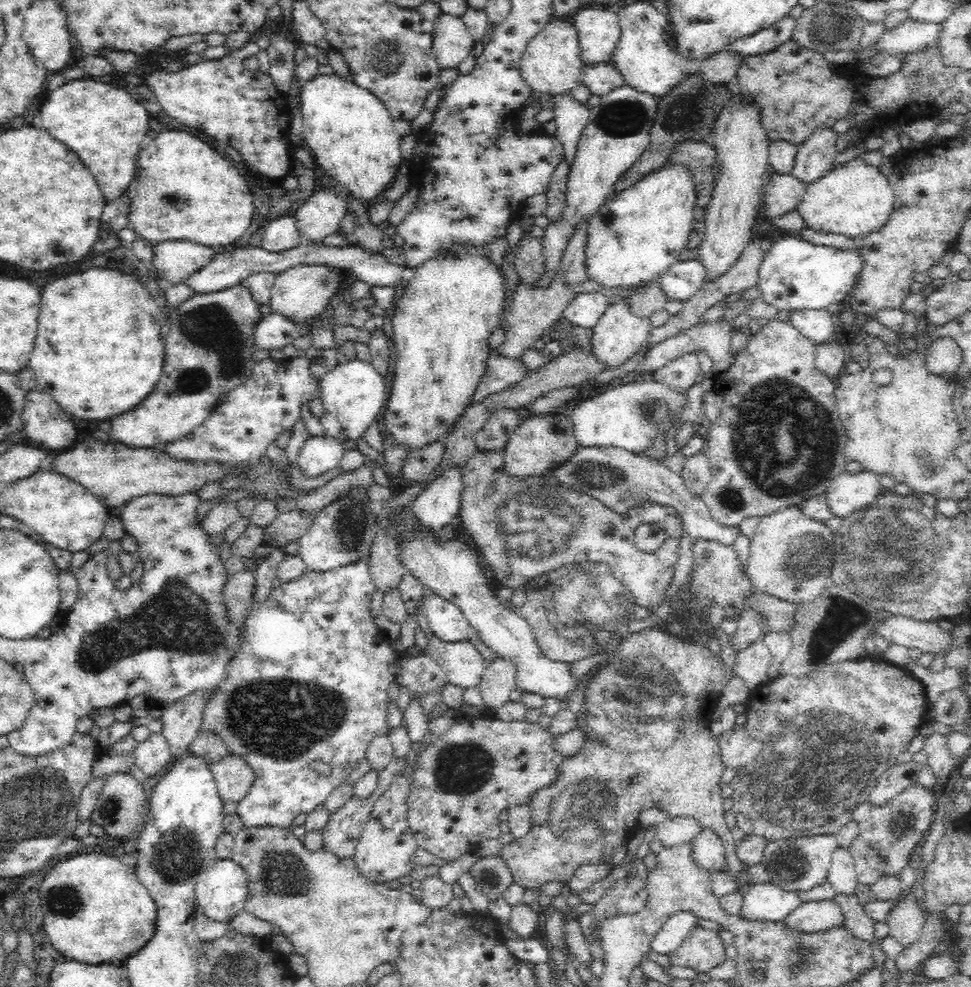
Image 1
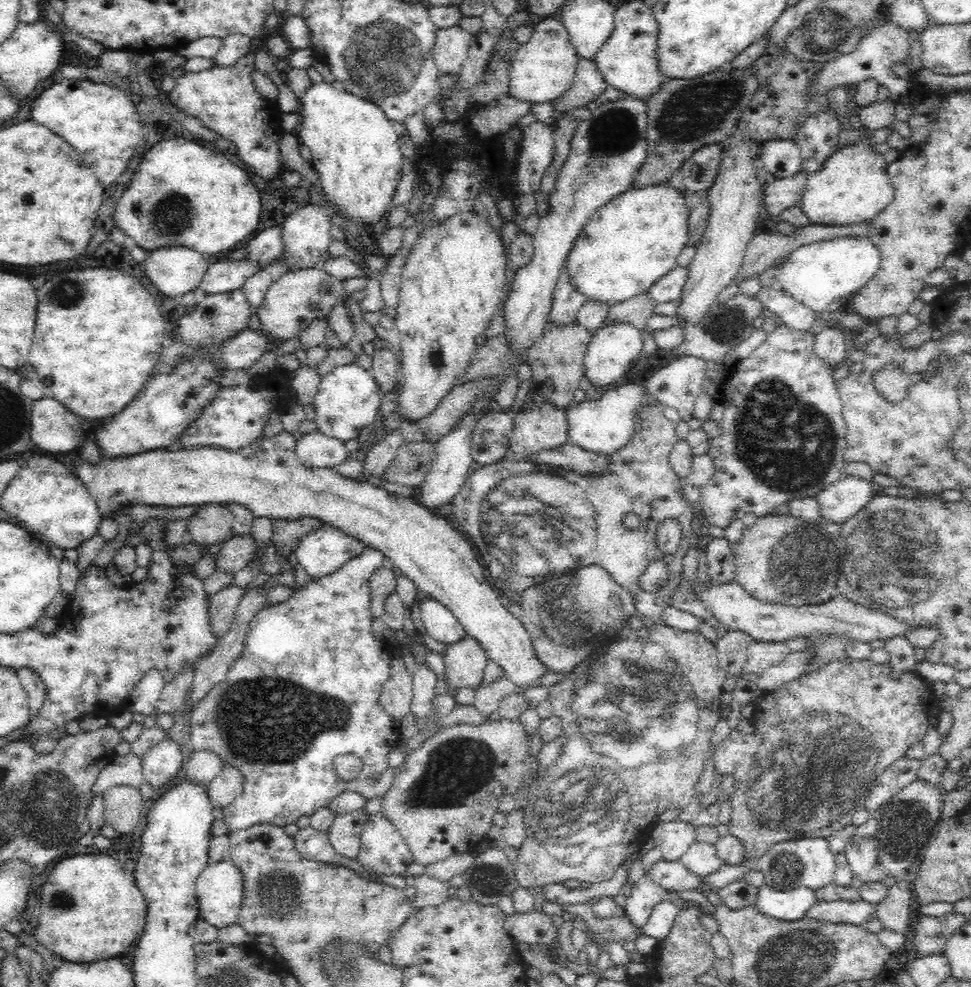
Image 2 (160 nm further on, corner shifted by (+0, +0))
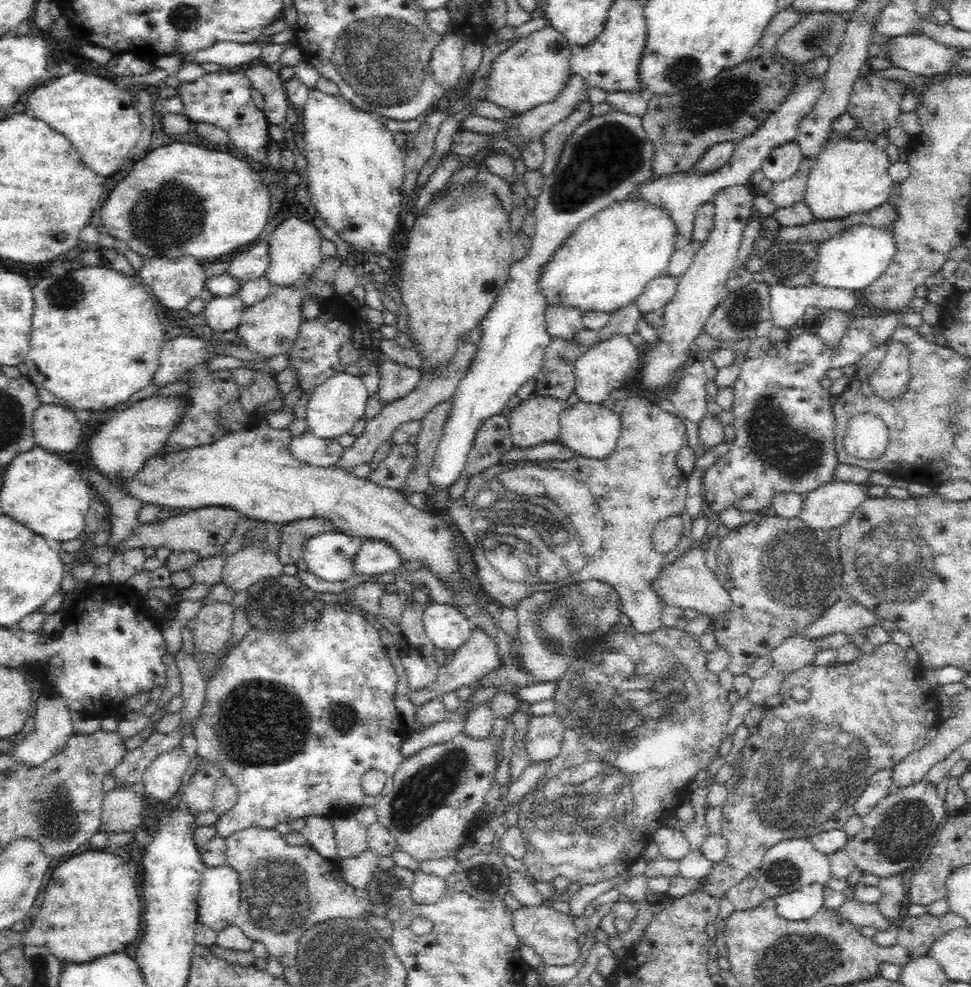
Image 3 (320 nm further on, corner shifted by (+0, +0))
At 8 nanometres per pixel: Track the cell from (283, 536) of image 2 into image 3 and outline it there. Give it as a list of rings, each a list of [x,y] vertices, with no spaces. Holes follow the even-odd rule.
[[[313,517],[297,522],[286,523],[279,527],[278,548],[275,552],[278,560],[286,564],[294,564],[302,556],[305,540],[323,532],[332,532],[335,528],[322,518]]]

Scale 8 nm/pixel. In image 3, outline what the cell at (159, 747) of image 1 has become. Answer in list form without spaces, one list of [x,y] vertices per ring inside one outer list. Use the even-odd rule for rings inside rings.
[[[180,746],[158,755],[142,778],[146,796],[170,800],[180,788],[182,777],[191,763],[192,758]]]

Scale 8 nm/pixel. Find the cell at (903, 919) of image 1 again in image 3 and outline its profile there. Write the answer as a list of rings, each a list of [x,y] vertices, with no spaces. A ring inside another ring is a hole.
[[[899,874],[880,880],[880,884],[878,885],[881,891],[881,898],[877,904],[882,917],[890,925],[894,925],[896,920],[900,920],[900,912],[902,912],[902,907],[904,907],[904,898],[907,895],[907,889],[902,886],[902,880],[903,878]]]

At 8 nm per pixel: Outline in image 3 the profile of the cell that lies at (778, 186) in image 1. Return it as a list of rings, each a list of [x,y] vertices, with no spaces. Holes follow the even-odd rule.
[[[803,158],[797,174],[783,182],[773,183],[764,196],[776,206],[777,209],[786,208],[803,200],[807,179],[812,166],[812,160]]]

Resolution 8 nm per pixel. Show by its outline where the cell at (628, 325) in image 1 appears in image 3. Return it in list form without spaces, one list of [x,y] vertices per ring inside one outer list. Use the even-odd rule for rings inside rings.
[[[613,334],[592,345],[575,362],[575,392],[580,401],[592,404],[609,402],[609,394],[623,388],[627,382],[642,370],[642,359],[638,348],[628,336]]]

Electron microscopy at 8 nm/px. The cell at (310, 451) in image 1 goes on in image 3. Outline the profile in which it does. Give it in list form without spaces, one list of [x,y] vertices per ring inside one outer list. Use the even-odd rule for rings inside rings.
[[[308,430],[291,441],[290,451],[296,459],[315,467],[337,466],[338,460],[345,454],[338,440],[324,440]]]

